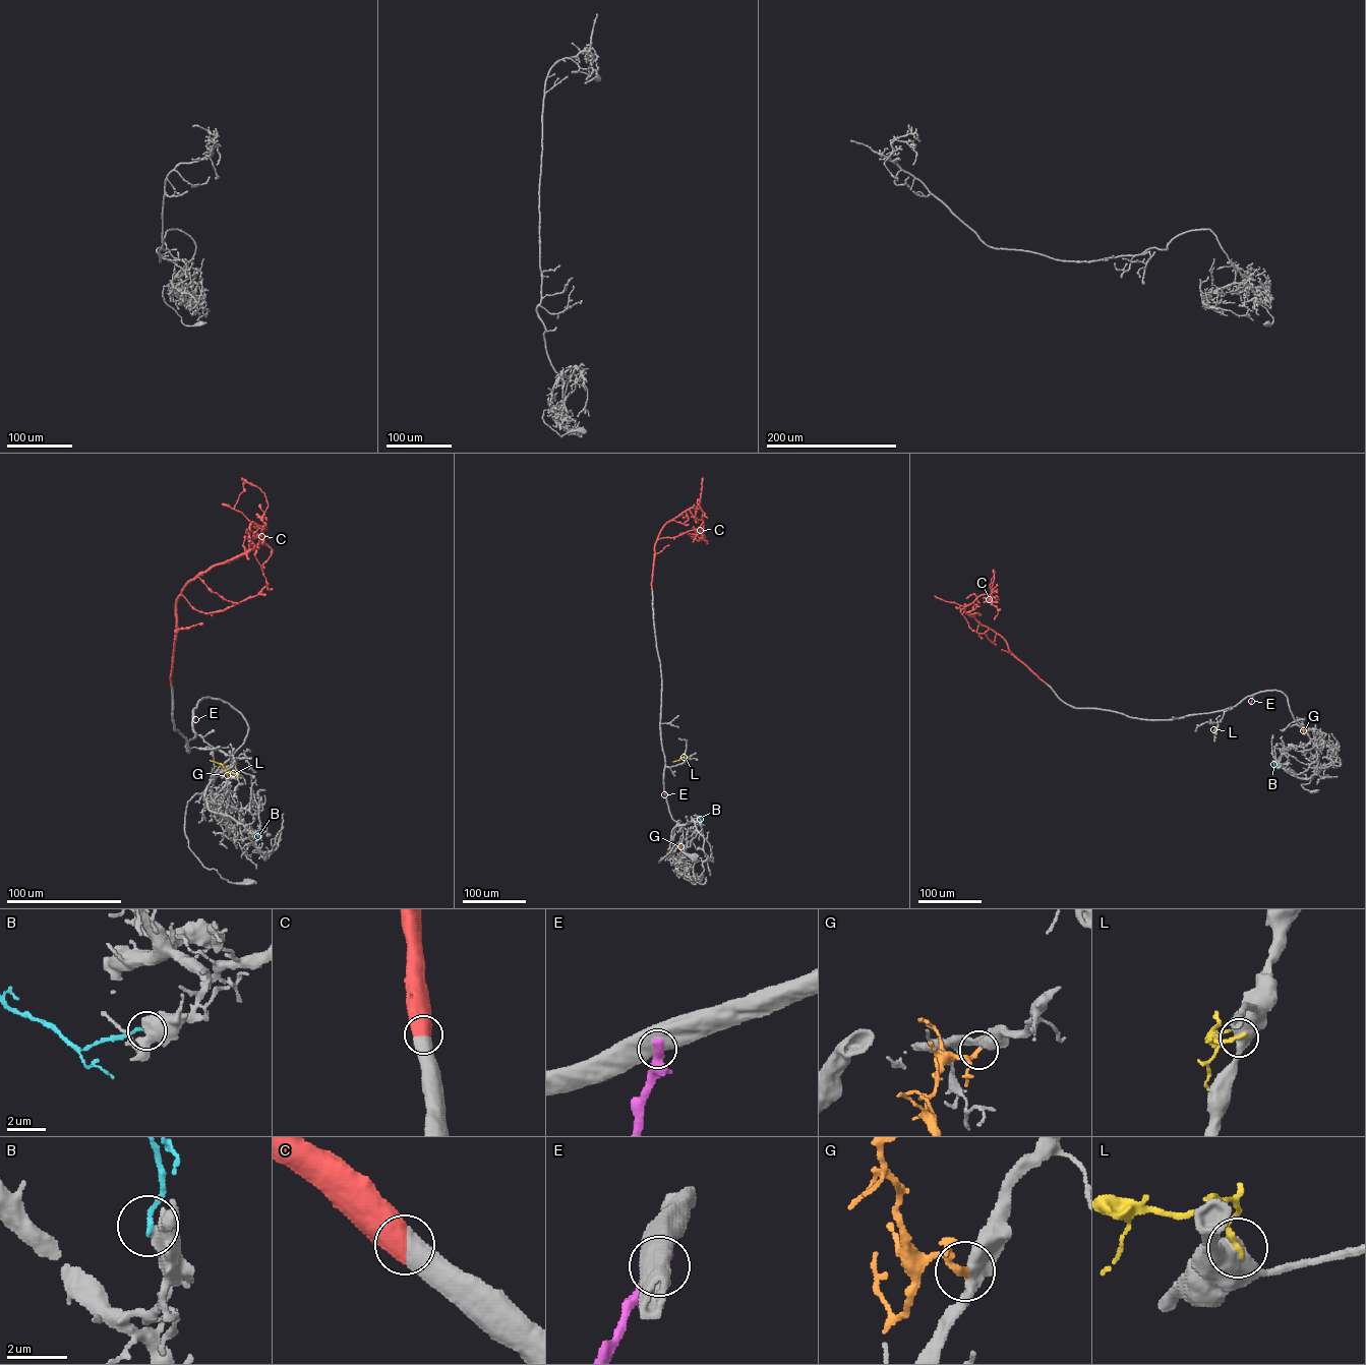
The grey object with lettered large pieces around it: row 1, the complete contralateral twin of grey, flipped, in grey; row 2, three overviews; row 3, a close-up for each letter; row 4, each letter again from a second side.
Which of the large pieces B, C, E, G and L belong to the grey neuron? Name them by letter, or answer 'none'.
C, G

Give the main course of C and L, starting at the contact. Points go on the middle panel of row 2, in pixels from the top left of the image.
C: (652, 589), (654, 545), (659, 532), (667, 522), (695, 508), (702, 512), (703, 531), (687, 533), (692, 538)
L: (689, 759), (681, 757), (672, 762)

